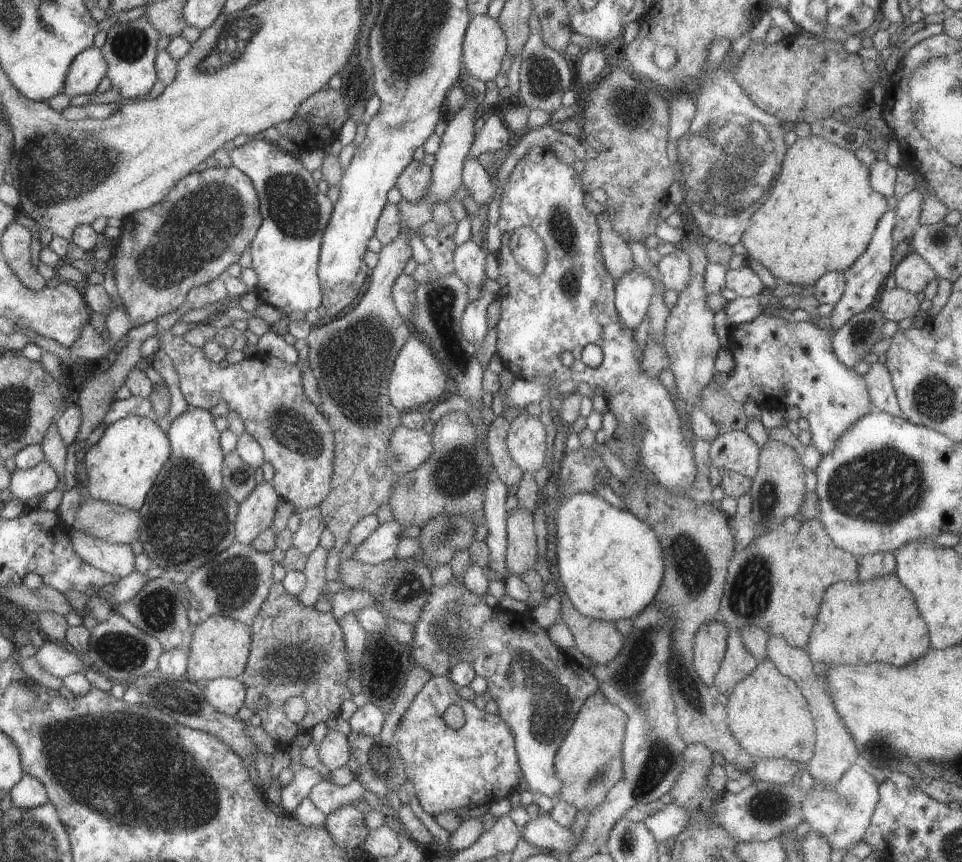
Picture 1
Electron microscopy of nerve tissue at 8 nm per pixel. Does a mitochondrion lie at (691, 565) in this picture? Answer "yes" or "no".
yes

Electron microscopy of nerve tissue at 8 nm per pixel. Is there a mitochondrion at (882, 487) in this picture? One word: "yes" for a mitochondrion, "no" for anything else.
yes

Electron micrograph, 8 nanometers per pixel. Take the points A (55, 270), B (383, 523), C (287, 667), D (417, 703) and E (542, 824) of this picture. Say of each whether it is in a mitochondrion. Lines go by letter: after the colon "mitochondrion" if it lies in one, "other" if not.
A: other
B: other
C: mitochondrion
D: other
E: other

